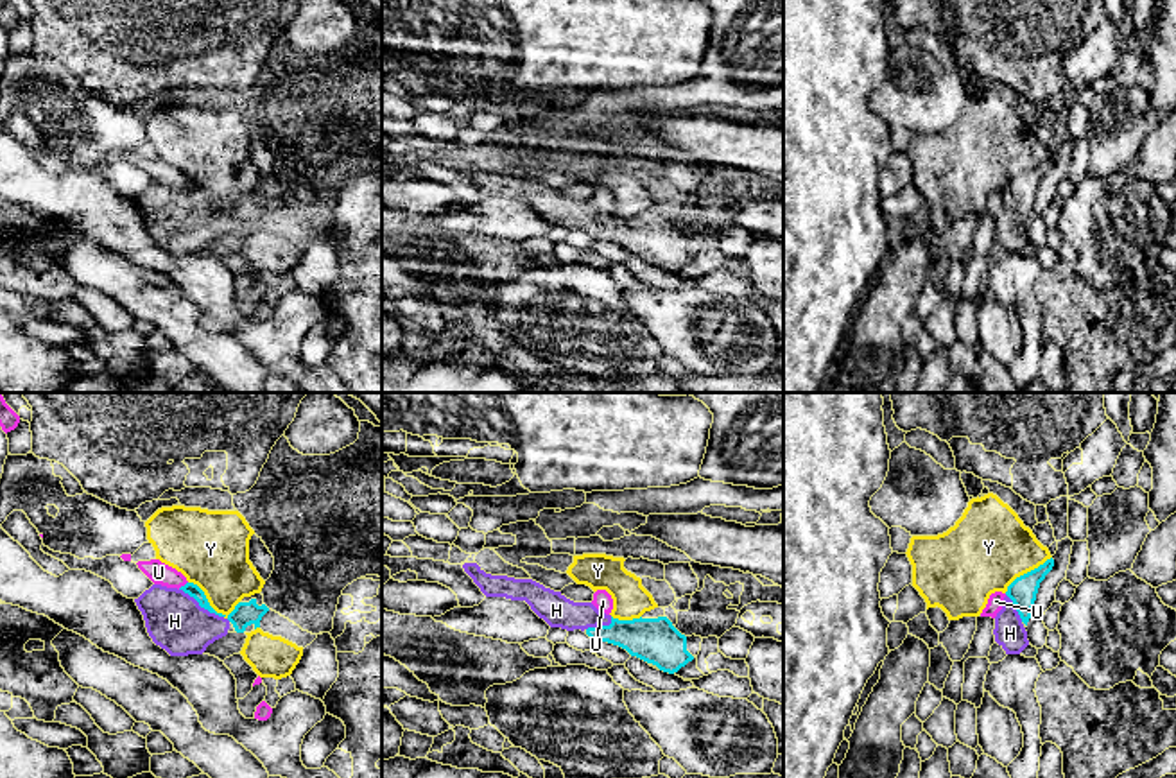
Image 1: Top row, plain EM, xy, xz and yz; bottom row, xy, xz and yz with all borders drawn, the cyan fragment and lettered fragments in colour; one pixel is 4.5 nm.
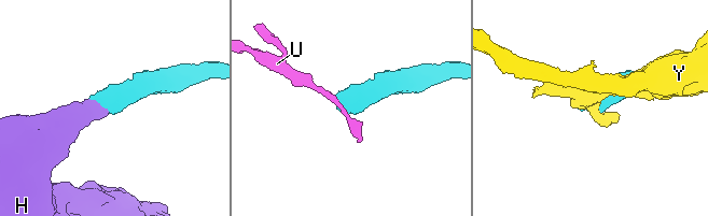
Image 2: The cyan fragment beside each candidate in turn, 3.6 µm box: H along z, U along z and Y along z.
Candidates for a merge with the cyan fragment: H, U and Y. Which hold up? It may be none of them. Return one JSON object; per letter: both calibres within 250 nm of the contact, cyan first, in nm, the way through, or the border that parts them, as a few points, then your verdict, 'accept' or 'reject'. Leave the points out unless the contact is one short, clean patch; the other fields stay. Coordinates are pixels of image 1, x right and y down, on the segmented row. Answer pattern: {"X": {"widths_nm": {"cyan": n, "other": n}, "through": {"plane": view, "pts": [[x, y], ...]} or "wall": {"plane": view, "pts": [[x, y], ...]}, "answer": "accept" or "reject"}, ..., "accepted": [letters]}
{"H": {"widths_nm": {"cyan": 60, "other": 260}, "through": {"plane": "xy", "pts": [[190, 588], [190, 596], [201, 606], [187, 621], [174, 621]]}, "answer": "accept"}, "U": {"widths_nm": {"cyan": 60, "other": 100}, "wall": {"plane": "xy", "pts": [[187, 581], [178, 588]]}, "answer": "reject"}, "Y": {"widths_nm": {"cyan": 60, "other": 340}, "wall": {"plane": "xy", "pts": [[189, 581], [203, 592], [217, 612], [226, 615], [239, 603]]}, "answer": "reject"}, "accepted": ["H"]}

